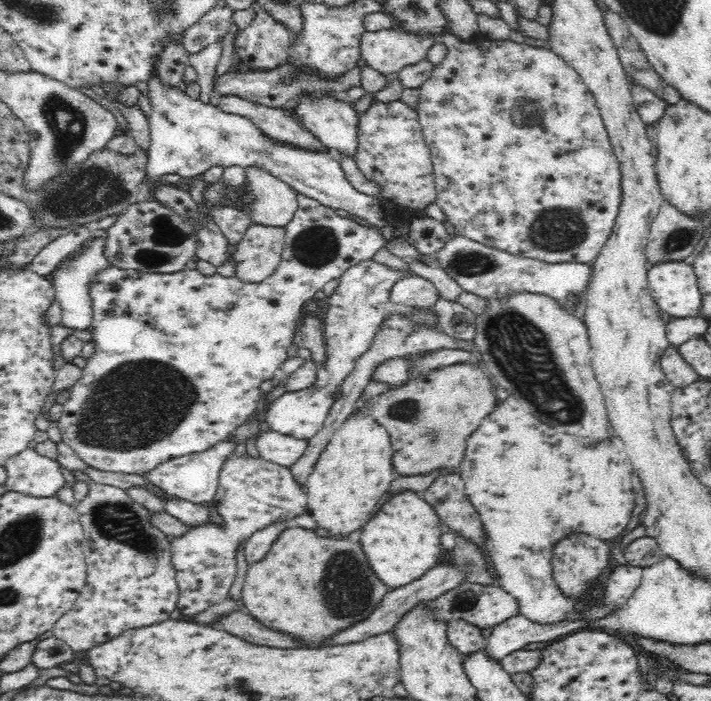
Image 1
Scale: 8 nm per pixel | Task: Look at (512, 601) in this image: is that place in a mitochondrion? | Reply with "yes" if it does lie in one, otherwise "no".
no

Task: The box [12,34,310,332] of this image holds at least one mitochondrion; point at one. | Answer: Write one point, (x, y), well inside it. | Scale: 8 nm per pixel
(94, 191)

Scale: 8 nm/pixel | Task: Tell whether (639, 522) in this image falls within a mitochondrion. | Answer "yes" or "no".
no

